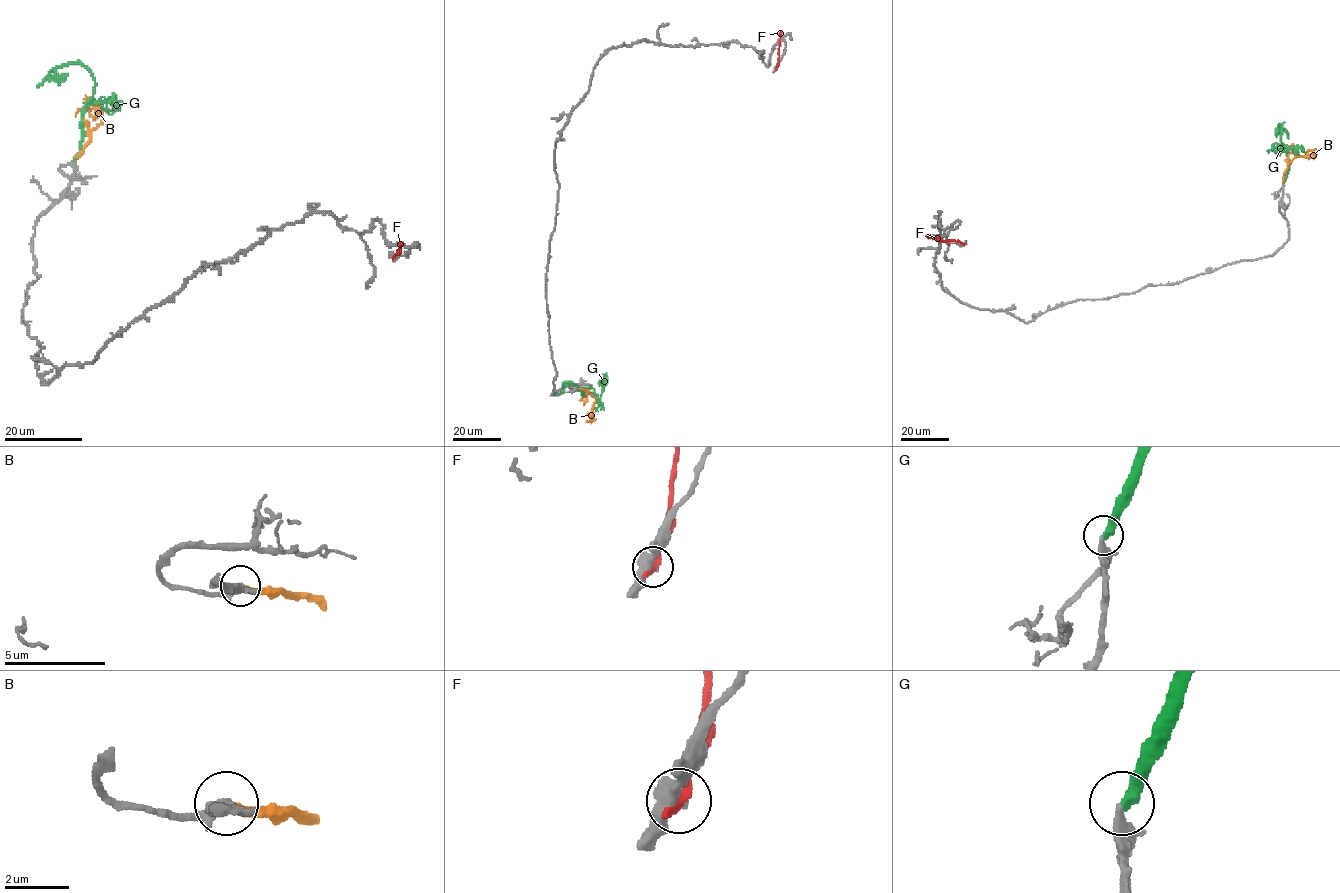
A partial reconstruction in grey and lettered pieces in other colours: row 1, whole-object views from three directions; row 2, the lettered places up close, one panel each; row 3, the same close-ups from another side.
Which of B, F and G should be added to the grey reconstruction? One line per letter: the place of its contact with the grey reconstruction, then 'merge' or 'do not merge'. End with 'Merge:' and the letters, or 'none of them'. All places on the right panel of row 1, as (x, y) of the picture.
B: meets grey at (1282, 183); do not merge
F: meets grey at (963, 244); do not merge
G: meets grey at (1283, 183); merge
Merge: G

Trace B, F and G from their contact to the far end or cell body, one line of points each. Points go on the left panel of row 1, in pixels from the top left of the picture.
B: (75, 158), (90, 140), (91, 131), (102, 121), (100, 116), (96, 116), (100, 109), (96, 105), (89, 112)
F: (394, 257), (402, 243)
G: (75, 159), (82, 139), (83, 108), (94, 89), (92, 73), (81, 64), (59, 65), (36, 86)

